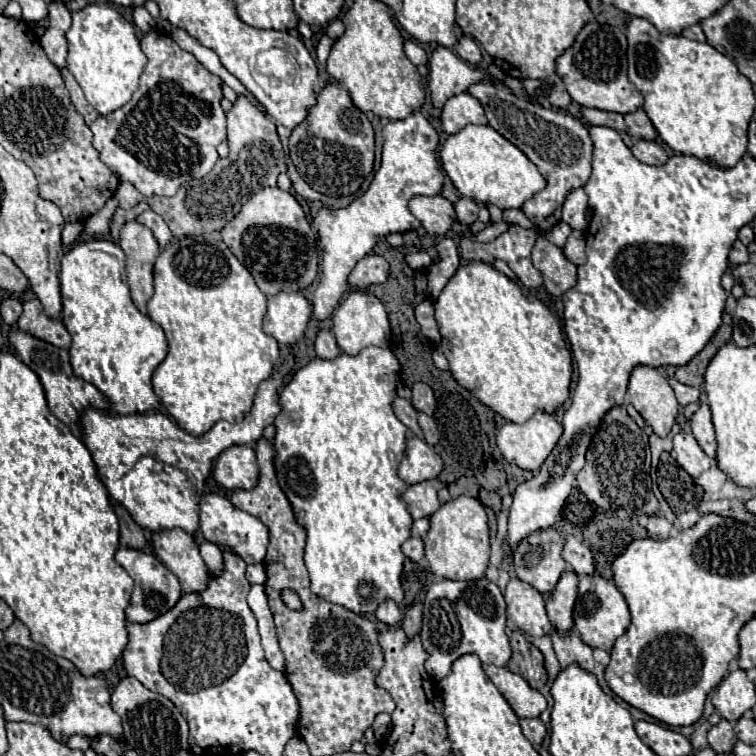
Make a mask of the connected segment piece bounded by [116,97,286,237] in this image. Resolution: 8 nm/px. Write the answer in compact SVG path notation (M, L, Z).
M238 97L228 117L228 157L218 159L214 169L200 179L198 183L184 183L174 197L144 197L132 183L122 181L116 199L122 209L132 209L140 201L148 203L152 211L156 211L168 223L174 237L198 237L212 231L222 231L234 215L242 209L242 205L264 187L276 187L276 177L286 171L284 149L276 135L276 125L270 117L260 113L246 97Z

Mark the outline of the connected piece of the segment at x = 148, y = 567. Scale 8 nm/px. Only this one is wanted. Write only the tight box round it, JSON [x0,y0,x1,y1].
[116,547,182,623]

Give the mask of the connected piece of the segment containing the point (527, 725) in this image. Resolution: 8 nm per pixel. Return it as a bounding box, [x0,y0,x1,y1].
[520,719,548,747]

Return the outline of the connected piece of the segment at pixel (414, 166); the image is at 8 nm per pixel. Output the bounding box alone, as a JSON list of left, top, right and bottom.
[312,111,444,321]

